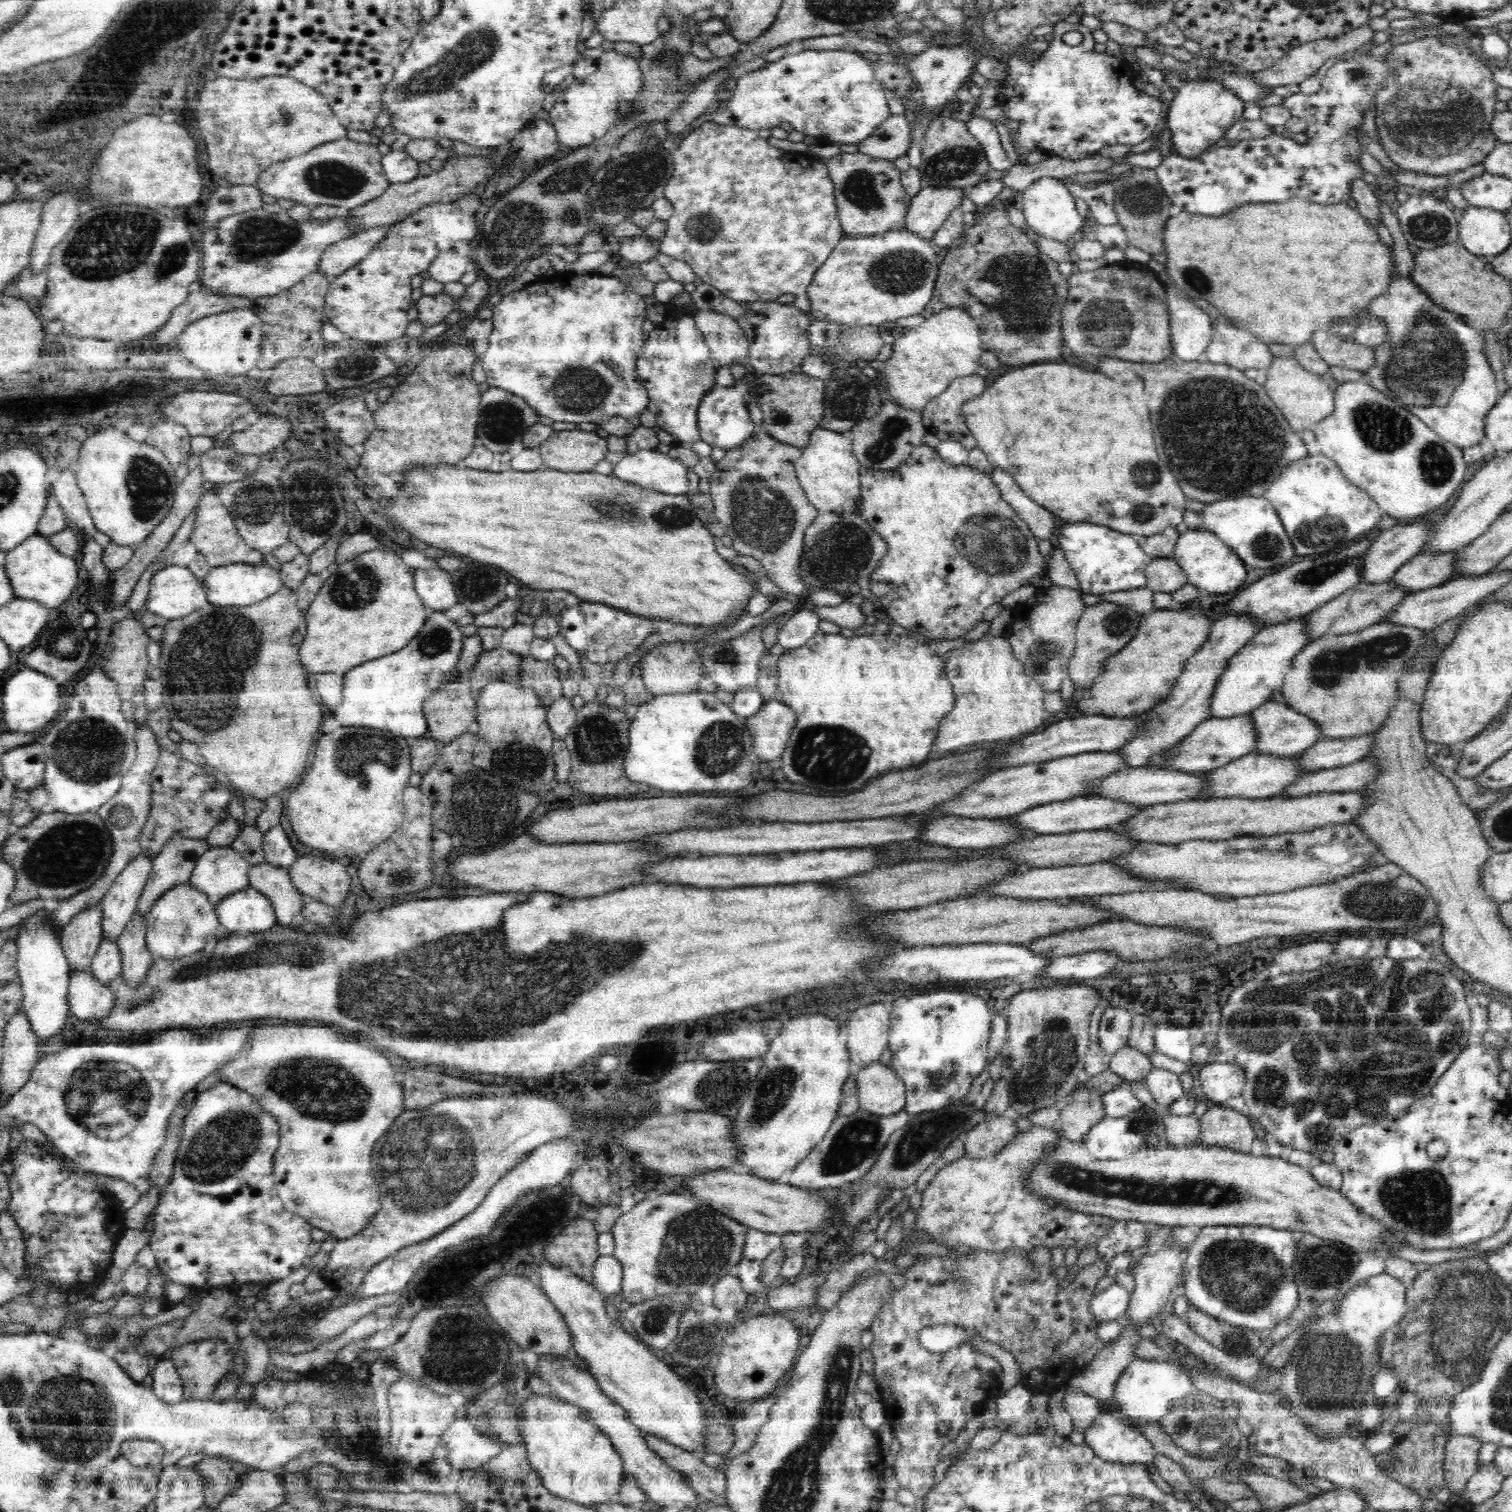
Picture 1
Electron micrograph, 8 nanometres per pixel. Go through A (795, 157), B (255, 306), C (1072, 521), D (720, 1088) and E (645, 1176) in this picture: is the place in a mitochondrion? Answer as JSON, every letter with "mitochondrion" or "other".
{"A":"other","B":"other","C":"other","D":"mitochondrion","E":"other"}

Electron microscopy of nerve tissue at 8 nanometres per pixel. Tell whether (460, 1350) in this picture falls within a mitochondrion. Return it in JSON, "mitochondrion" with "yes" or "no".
{"mitochondrion":"yes"}

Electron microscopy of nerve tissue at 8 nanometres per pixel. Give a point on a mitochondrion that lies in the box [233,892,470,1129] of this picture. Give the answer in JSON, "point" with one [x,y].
{"point":[326,1092]}

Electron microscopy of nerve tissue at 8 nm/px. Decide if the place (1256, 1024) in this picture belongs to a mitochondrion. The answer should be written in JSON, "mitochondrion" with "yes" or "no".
{"mitochondrion":"yes"}

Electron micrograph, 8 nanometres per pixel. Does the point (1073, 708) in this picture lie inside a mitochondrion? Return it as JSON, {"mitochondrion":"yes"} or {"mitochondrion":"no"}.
{"mitochondrion":"no"}

